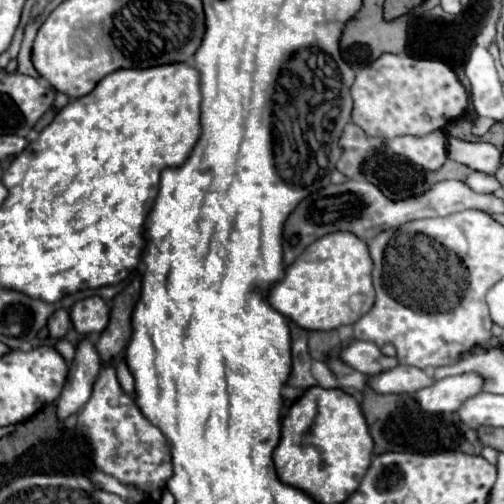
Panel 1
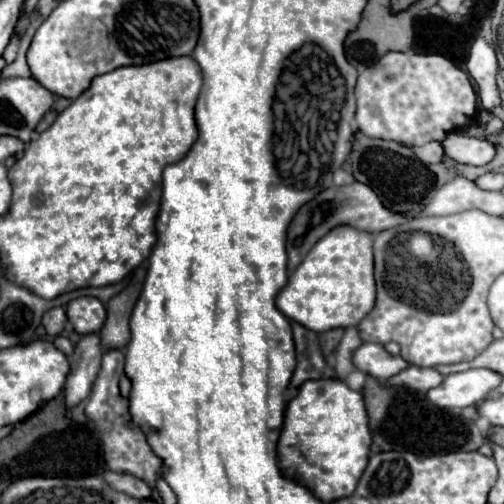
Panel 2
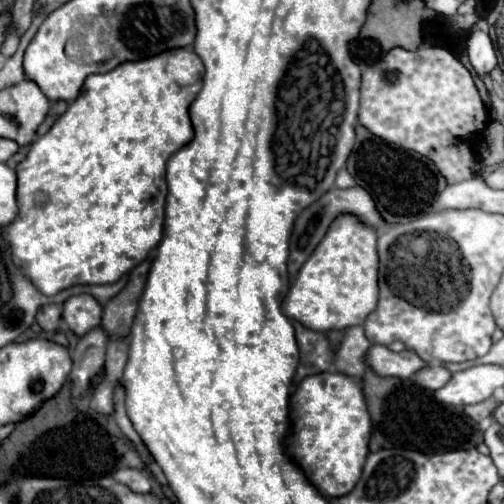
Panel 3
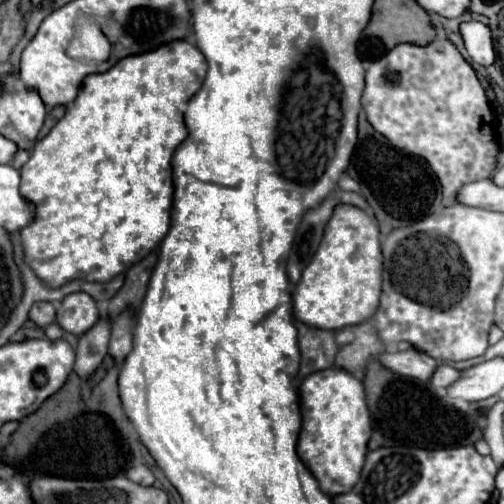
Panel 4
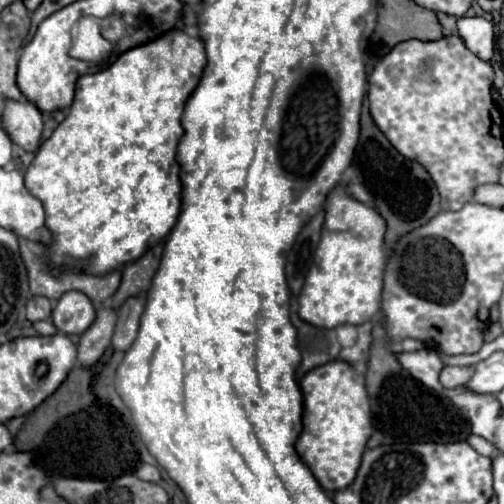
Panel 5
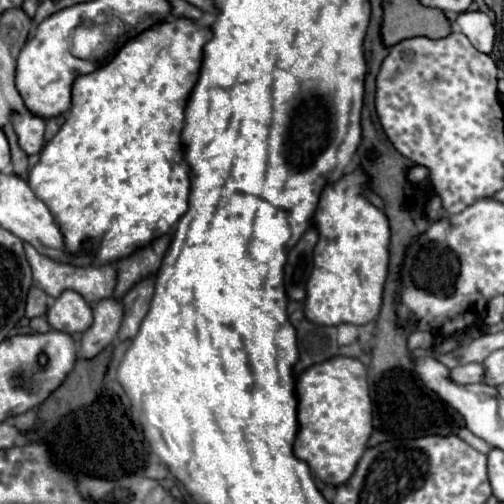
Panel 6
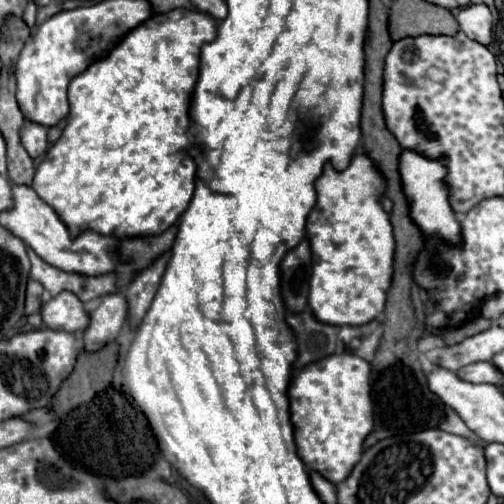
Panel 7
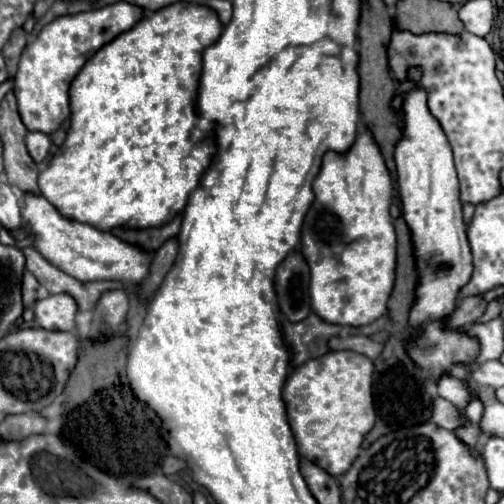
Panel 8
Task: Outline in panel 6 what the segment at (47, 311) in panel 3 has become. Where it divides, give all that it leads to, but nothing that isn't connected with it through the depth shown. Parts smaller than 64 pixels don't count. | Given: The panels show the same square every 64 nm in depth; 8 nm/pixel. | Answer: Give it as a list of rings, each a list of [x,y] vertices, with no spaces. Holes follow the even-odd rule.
[[[30,288],[28,292],[28,300],[26,300],[26,318],[36,318],[36,316],[44,316],[48,310],[46,306],[46,294],[38,288]]]

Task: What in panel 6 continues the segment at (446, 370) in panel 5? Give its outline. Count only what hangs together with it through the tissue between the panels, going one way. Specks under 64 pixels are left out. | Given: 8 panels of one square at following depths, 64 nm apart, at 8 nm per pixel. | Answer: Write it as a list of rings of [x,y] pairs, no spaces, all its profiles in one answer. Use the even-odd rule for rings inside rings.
[[[464,364],[464,366],[456,366],[450,370],[448,376],[452,382],[456,384],[472,384],[472,382],[480,382],[484,378],[484,368],[482,364]]]

